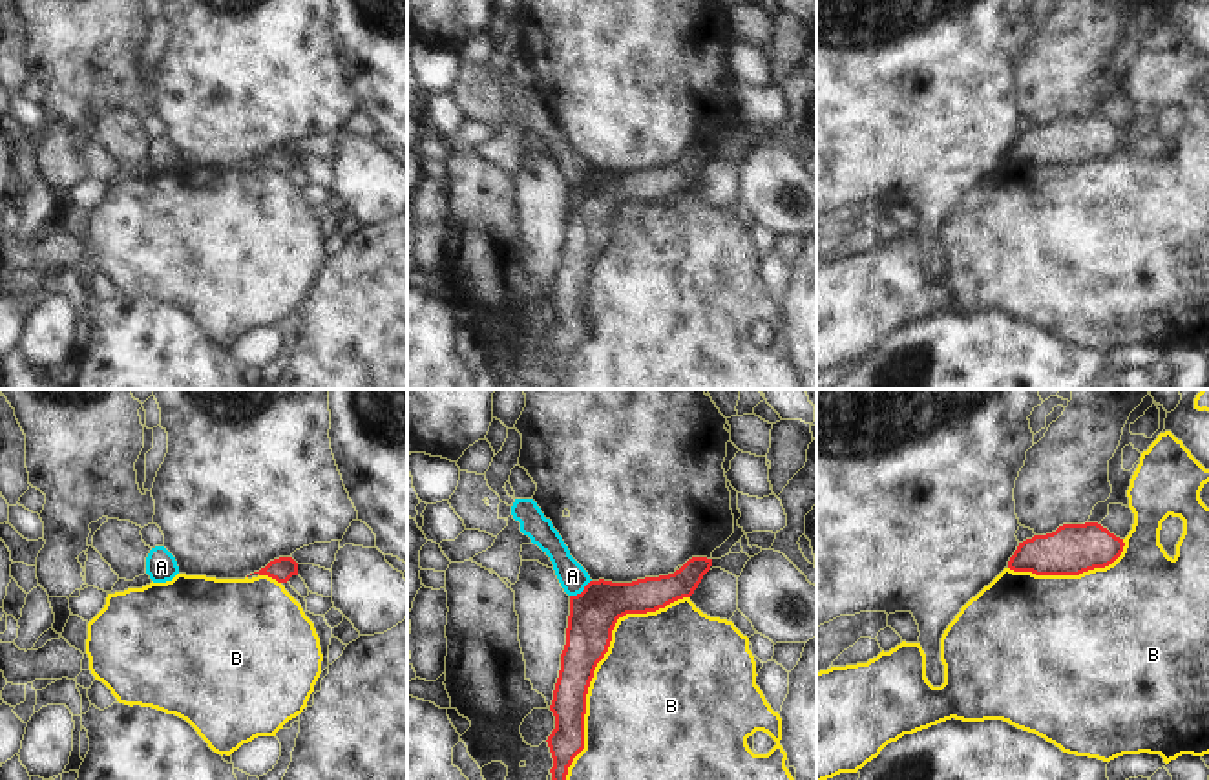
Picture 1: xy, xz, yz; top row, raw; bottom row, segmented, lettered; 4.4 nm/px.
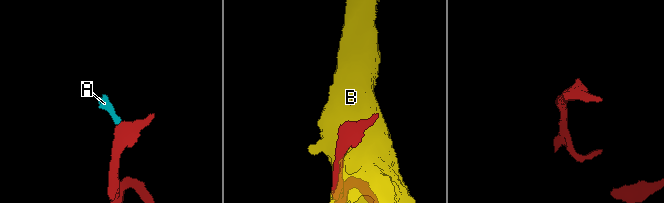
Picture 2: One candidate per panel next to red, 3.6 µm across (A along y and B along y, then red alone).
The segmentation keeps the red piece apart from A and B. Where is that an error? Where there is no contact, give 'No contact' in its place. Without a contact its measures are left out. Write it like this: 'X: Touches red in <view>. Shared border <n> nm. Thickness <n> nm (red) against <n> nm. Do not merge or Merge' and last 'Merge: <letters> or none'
A: Touches red in xz. Shared border 120 nm. Thickness 220 nm (red) against 120 nm. Do not merge
B: Touches red in xz. Shared border 950 nm. Thickness 220 nm (red) against 480 nm. Do not merge
Merge: none

